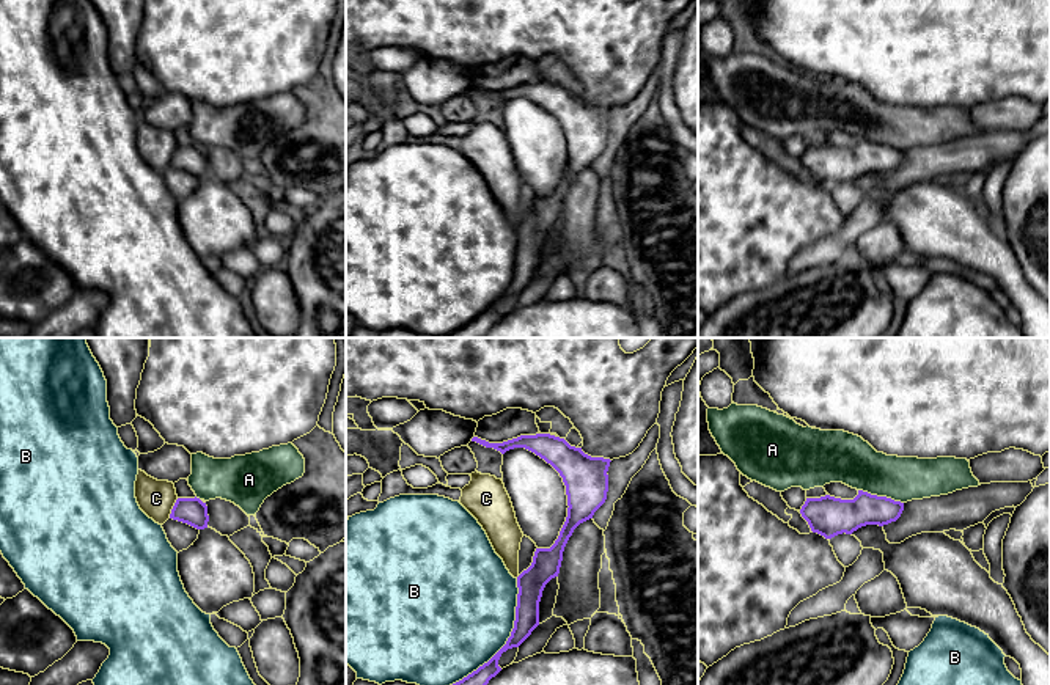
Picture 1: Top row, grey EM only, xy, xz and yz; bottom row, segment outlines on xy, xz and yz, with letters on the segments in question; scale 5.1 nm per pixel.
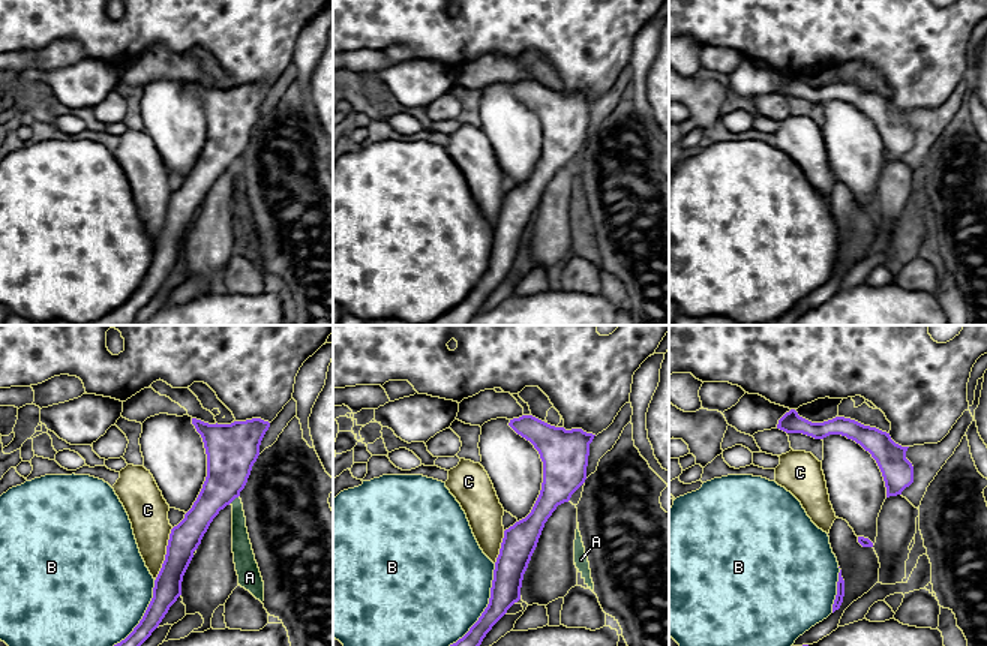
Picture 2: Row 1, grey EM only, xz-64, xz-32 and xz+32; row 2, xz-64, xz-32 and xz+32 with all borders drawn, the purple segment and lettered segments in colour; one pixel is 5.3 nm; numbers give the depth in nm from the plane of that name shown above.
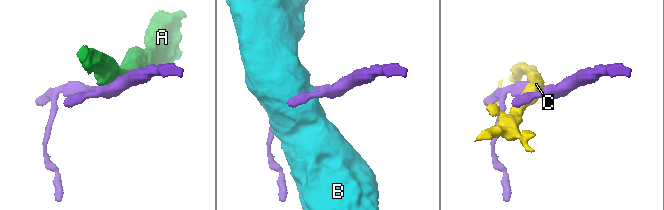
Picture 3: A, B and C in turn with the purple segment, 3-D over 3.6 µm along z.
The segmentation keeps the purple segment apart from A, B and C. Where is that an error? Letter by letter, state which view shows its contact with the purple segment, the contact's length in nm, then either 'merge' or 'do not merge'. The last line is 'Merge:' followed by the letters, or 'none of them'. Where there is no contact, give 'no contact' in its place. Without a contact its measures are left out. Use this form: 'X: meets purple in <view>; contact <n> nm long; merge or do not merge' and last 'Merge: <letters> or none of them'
A: meets purple in yz; contact 240 nm long; do not merge
B: meets purple in xz; contact 700 nm long; do not merge
C: meets purple in xy; contact 120 nm long; do not merge
Merge: none of them

